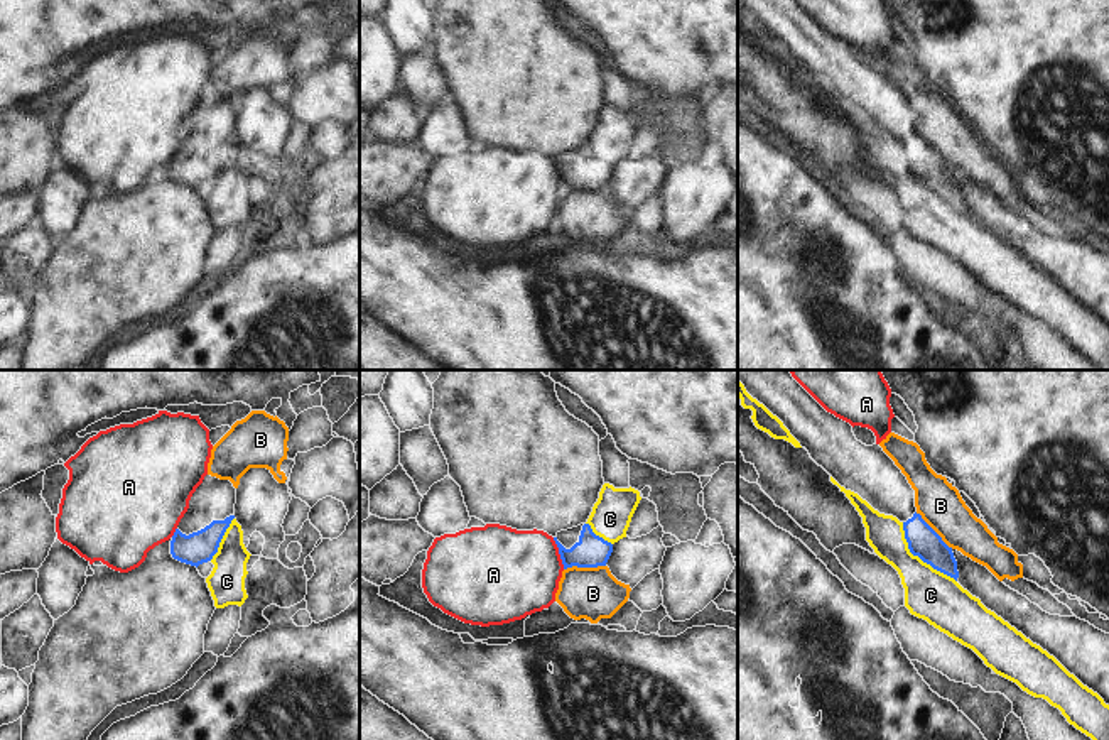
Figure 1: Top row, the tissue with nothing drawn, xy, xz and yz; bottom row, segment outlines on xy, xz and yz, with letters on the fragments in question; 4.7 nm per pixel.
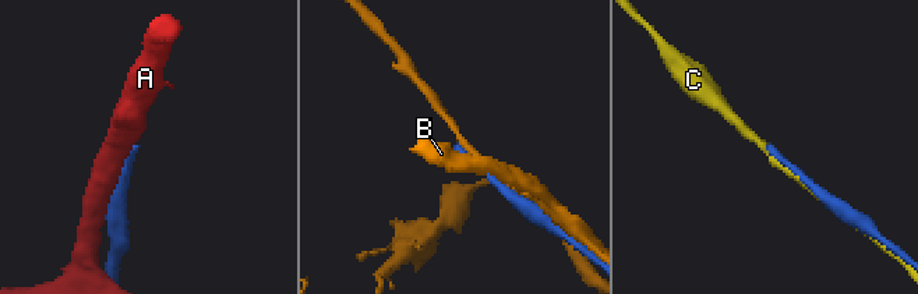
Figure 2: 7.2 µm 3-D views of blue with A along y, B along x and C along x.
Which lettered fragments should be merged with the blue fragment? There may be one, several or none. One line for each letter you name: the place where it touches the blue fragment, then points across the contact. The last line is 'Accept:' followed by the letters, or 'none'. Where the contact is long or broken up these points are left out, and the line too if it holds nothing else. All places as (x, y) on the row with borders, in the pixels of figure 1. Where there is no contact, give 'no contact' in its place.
Accept: none

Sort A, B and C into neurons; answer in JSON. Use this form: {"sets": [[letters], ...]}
{"sets": [["A"], ["B"], ["C"]]}

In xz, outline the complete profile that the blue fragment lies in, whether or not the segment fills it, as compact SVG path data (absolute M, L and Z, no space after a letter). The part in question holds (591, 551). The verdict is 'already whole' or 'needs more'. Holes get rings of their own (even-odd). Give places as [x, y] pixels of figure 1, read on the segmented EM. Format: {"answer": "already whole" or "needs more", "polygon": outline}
{"answer": "needs more", "polygon": "M589 524L560 531L554 537L564 569L606 566L613 544L596 536Z"}

